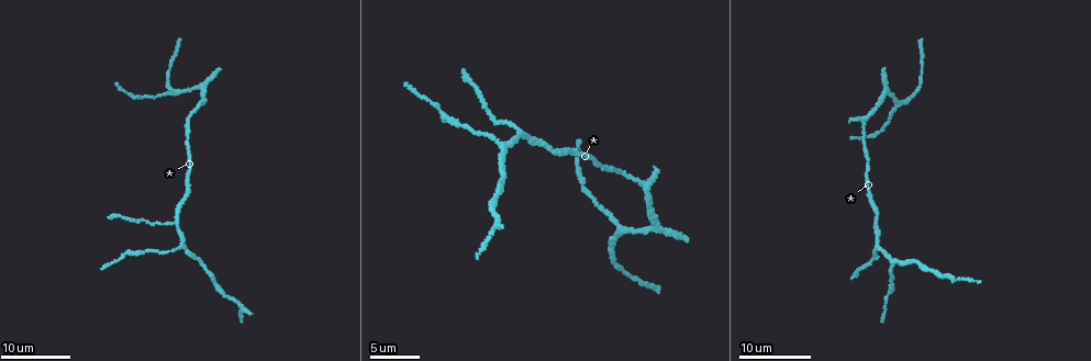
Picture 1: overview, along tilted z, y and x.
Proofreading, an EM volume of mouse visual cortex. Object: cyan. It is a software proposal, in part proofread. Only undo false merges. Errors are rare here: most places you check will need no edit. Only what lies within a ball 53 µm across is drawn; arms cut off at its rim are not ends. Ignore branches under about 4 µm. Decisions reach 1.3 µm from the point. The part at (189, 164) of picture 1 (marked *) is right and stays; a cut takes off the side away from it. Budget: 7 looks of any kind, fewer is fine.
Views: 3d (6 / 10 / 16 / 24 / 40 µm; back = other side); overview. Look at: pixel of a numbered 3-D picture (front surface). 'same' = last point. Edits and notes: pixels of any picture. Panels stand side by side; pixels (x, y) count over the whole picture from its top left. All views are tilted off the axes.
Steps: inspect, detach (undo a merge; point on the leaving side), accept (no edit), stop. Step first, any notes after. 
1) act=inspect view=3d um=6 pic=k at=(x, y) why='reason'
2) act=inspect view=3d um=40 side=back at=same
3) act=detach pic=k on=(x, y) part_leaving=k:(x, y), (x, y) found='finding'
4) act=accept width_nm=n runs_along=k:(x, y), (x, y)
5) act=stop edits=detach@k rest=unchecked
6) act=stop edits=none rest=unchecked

act=inspect view=3d um=16 pic=1 at=(866, 159) why='thick turns thin'

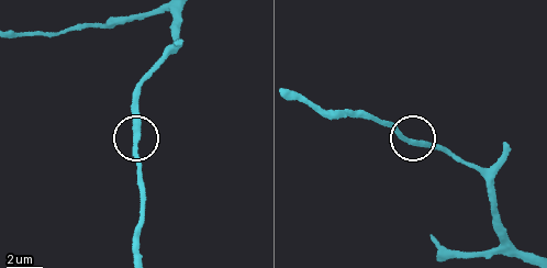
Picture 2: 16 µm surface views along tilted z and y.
act=inspect view=3d um=6 pic=2 at=(410, 140)

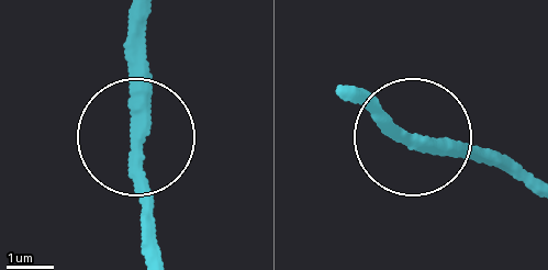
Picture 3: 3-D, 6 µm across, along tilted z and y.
act=accept runs_along=3:(346, 97), (435, 155), (487, 168) found='continuous, no second cell'

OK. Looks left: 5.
act=inspect view=3d um=24 pic=1 at=(895, 264) why='a fork'

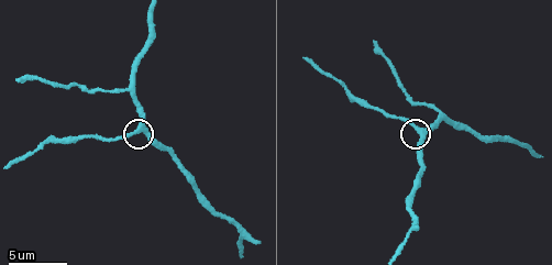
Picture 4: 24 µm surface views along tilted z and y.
act=inspect view=3d um=10 pic=4 at=(140, 130)

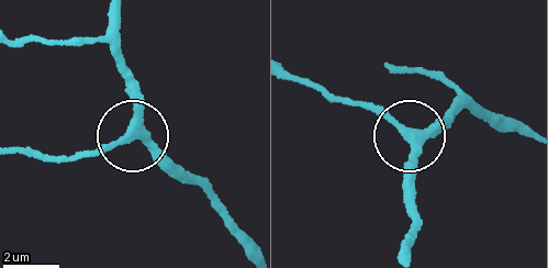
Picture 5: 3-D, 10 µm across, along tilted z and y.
act=accept side_arm_um=13 arms=3 found='all the same cell'

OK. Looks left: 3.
act=inspect view=3d um=6 pic=4 at=(475, 133) why='thin neck'

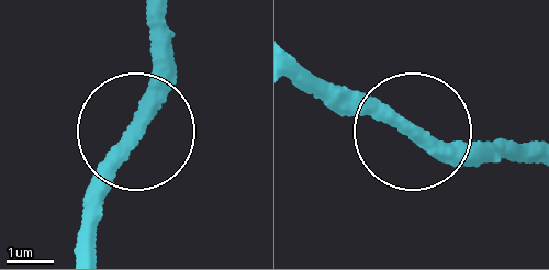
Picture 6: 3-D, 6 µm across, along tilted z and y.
act=accept width_nm=280 runs_along=6:(165, 20), (155, 108), (86, 244) found='one cell here'

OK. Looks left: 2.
act=inspect view=3d um=10 pic=4 at=(82, 138) why='calibre changes'

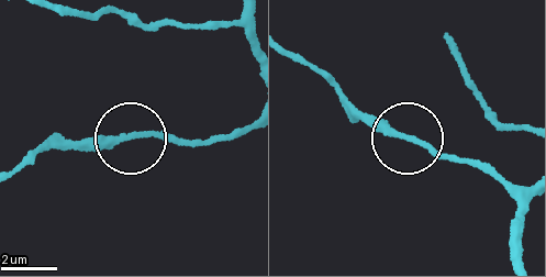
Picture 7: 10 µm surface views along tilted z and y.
act=accept runs_along=7:(525, 186), (432, 155), (352, 101) found='continuous, no second cell'

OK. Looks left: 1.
act=stop edits=none rest=unchecked

